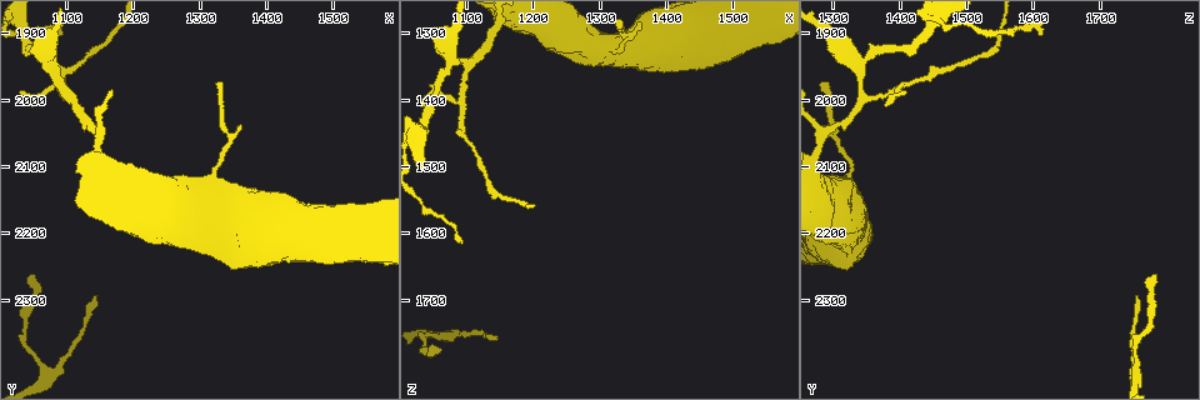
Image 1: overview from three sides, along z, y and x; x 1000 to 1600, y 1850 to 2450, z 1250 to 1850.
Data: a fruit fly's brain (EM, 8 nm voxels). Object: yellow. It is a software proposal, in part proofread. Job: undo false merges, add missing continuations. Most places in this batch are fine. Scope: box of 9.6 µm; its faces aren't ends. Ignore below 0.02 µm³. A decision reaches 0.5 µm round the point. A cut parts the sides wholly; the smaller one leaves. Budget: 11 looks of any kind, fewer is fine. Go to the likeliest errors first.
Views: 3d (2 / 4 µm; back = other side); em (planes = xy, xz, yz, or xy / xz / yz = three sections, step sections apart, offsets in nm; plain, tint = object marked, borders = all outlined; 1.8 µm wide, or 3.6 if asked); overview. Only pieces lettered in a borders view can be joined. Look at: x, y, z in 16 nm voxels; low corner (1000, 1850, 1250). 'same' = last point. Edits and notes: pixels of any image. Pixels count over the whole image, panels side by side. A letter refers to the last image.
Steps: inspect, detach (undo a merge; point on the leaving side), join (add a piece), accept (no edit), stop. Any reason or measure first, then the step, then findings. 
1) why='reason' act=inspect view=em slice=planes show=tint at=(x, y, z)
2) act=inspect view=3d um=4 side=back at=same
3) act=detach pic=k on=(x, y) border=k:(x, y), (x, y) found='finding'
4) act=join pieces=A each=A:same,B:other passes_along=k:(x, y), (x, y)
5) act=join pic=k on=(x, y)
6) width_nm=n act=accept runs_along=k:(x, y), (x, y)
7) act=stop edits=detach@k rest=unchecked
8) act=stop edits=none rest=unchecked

why='long arm stops here' act=inspect view=em um=3.6 slice=xy step=16 show=tint at=(1055, 2260, 1790)

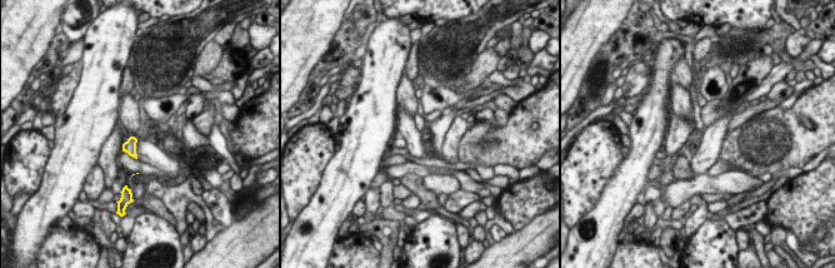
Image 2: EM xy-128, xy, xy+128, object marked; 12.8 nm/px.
act=inspect view=em um=3.6 slice=planes show=borders at=same

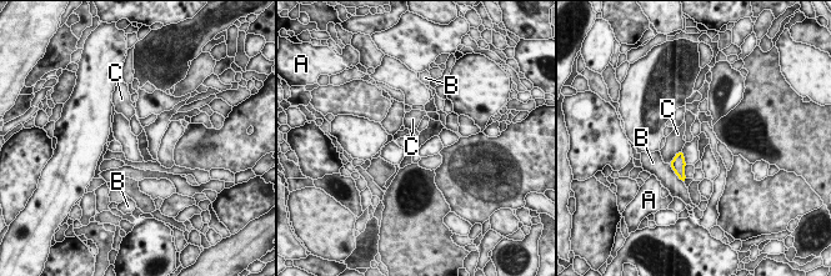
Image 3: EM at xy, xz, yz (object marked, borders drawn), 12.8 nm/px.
act=accept each=A:other,B:other,C:other found='none of them fits'

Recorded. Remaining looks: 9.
why='branch point' act=inspect view=3d um=4 at=(1080, 2415, 1755)

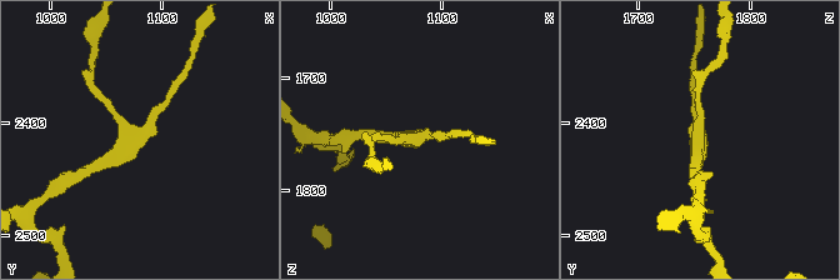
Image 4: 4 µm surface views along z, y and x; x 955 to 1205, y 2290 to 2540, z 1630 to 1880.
act=inspect view=em slice=planes show=borders at=(1076, 2416, 1752)

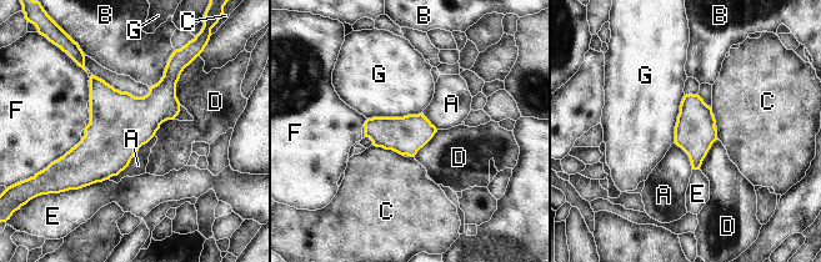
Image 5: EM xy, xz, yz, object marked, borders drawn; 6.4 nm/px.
act=accept each=A:other,B:other,C:other,D:other,E:other,F:other,G:other found='all the same cell'

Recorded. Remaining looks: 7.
why='free end' act=inspect view=3d um=2 at=(1090, 1905, 1615)

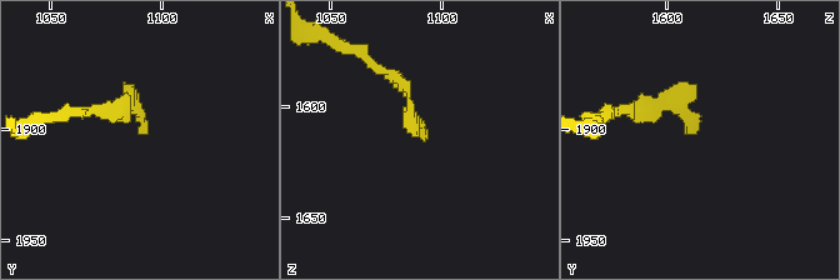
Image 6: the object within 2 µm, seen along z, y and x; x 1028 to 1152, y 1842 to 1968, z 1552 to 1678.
act=inspect view=em um=3.6 slice=planes show=borders at=(1095, 1902, 1611)

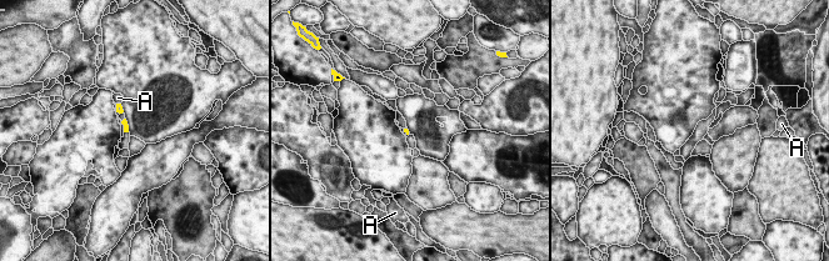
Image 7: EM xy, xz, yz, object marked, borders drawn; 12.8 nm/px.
act=accept each=A:other found='no lettered piece goes on from it'

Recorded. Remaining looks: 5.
why='tapers out' act=inspect view=3d um=2 at=(1360, 2040, 1295)

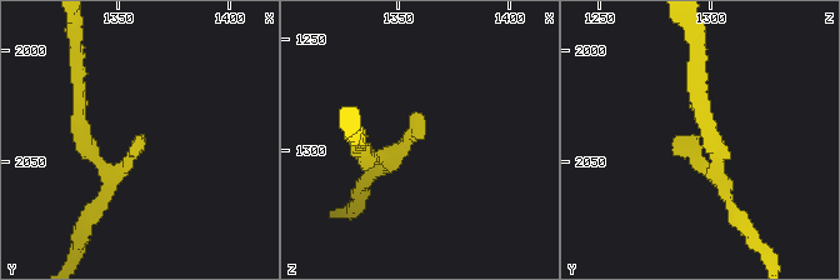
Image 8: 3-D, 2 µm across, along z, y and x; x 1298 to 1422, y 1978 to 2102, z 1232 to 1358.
act=inspect view=em slice=yz step=8 show=borders at=(1361, 2038, 1294)

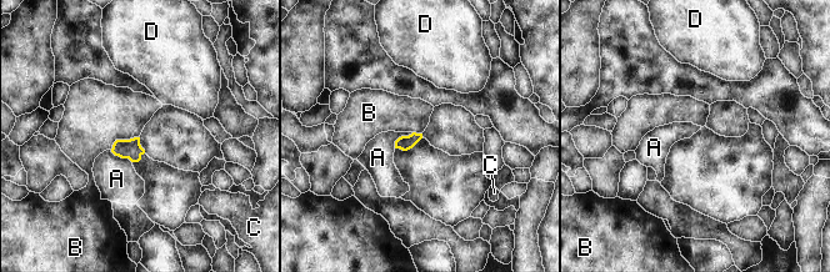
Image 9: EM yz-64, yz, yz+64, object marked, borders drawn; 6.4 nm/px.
act=accept each=A:other,B:other,C:other,D:other border=9:(139, 136), (116, 140), (110, 149) found='no lettered piece goes on from it'

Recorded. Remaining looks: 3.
act=stop edits=none rest=unchecked

